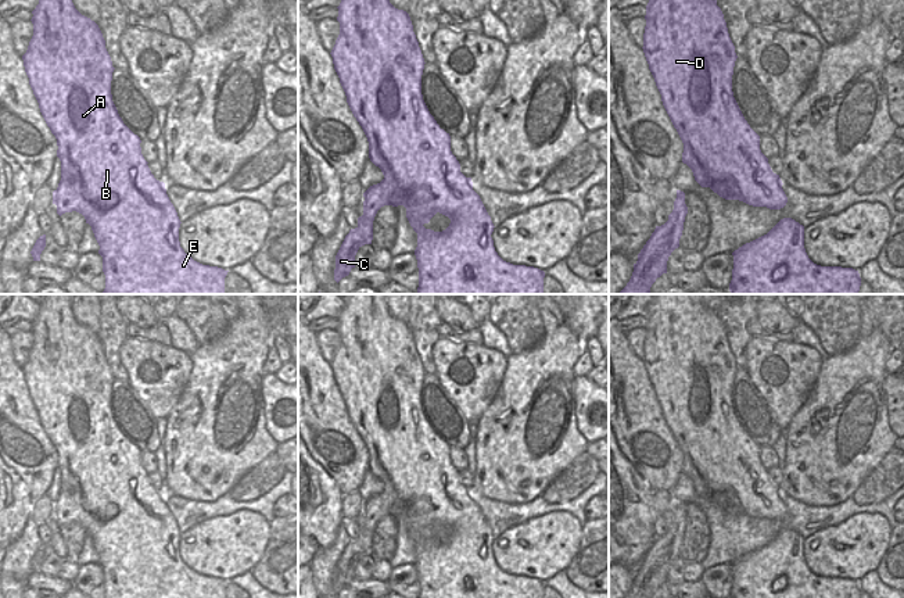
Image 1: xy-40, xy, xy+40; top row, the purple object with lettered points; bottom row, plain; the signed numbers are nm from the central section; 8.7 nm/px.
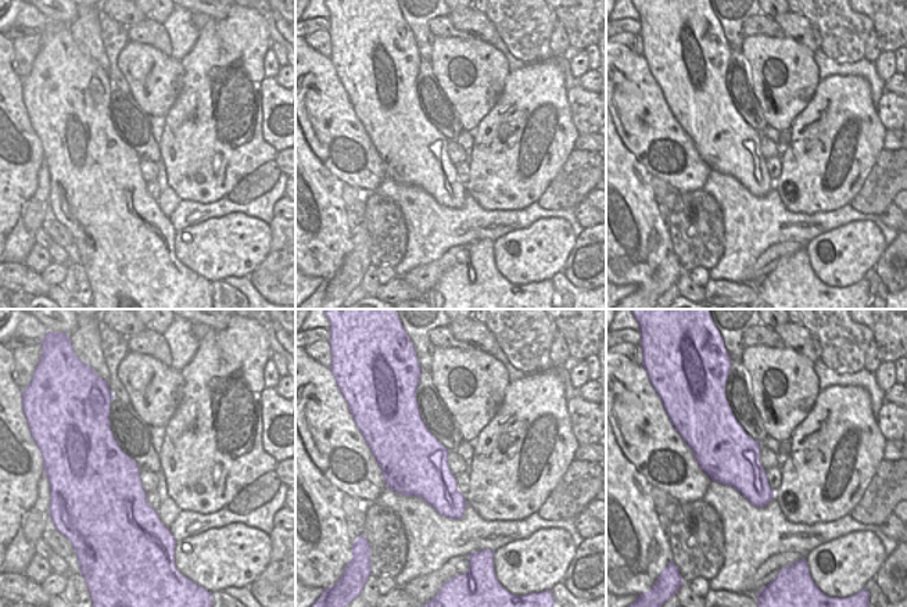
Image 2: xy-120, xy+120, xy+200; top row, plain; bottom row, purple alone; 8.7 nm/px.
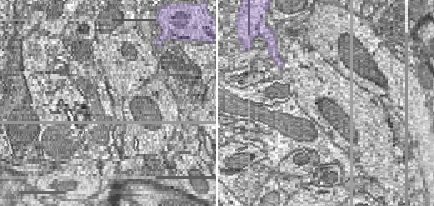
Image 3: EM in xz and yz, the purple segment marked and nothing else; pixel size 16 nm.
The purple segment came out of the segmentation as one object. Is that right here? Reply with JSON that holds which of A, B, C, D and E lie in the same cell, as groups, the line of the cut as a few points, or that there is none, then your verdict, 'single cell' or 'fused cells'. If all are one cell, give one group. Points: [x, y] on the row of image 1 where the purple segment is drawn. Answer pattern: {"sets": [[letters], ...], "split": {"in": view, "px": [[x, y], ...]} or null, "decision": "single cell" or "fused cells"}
{"sets": [["A", "B", "C", "D", "E"]], "split": null, "decision": "single cell"}

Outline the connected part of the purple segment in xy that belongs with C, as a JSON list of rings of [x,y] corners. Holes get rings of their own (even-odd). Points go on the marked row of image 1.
[[[341,0],[337,8],[340,35],[330,53],[334,69],[367,137],[369,158],[381,169],[384,179],[363,193],[363,215],[336,255],[334,280],[338,283],[348,276],[355,268],[358,250],[372,244],[377,211],[384,205],[403,205],[417,233],[417,294],[544,294],[544,271],[513,265],[495,251],[491,216],[473,190],[471,178],[460,172],[460,164],[451,151],[449,133],[440,128],[423,100],[426,62],[409,14],[395,8],[390,0]],[[437,212],[451,219],[442,232],[423,226]]]

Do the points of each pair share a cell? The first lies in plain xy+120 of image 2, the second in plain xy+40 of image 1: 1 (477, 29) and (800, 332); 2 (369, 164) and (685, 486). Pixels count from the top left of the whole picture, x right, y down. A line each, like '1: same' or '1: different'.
1: different
2: different

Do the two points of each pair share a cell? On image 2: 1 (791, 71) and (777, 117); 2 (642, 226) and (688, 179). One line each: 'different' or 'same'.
1: same
2: different

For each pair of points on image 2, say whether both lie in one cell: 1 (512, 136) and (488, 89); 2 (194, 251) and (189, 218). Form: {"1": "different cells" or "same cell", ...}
{"1": "different cells", "2": "different cells"}

